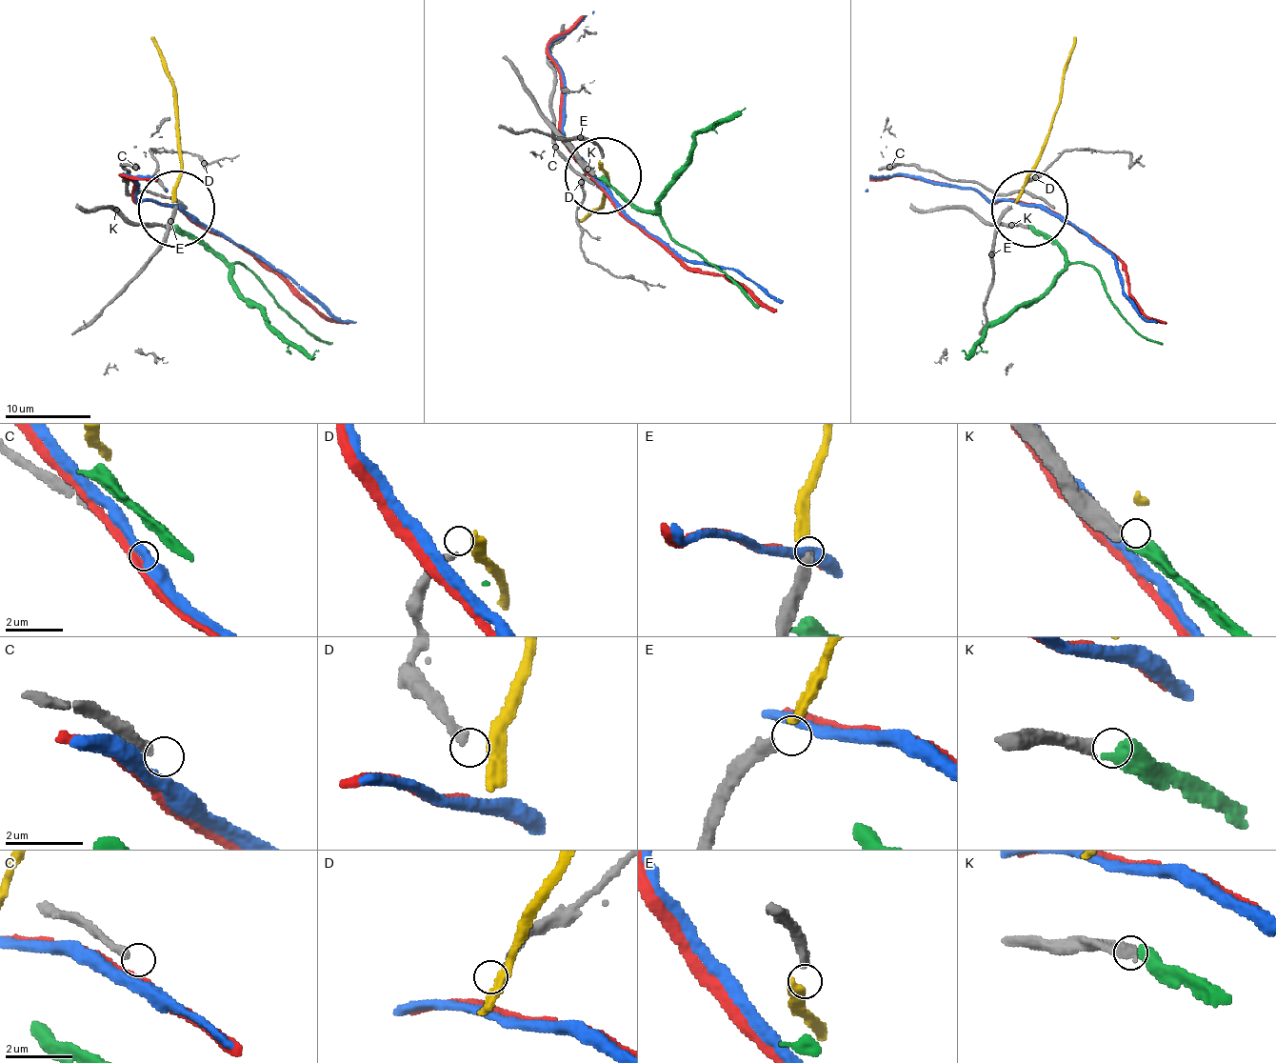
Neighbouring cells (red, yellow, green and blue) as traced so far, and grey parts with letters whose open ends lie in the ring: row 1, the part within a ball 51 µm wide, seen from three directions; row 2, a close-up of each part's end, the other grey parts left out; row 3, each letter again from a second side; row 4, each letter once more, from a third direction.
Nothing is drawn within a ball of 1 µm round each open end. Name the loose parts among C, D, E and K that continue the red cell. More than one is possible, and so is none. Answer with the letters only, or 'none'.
none

